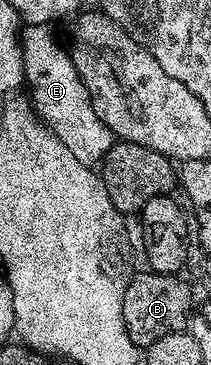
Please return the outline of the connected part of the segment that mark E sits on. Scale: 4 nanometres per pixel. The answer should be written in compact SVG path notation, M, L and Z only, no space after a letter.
M32 24L21 32L23 79L29 89L31 107L47 125L47 129L61 142L65 142L65 146L69 146L69 154L73 154L77 162L95 166L110 150L113 137L109 126L97 118L85 90L85 82L77 74L77 66L73 66L71 53L55 41L53 29L51 24Z

